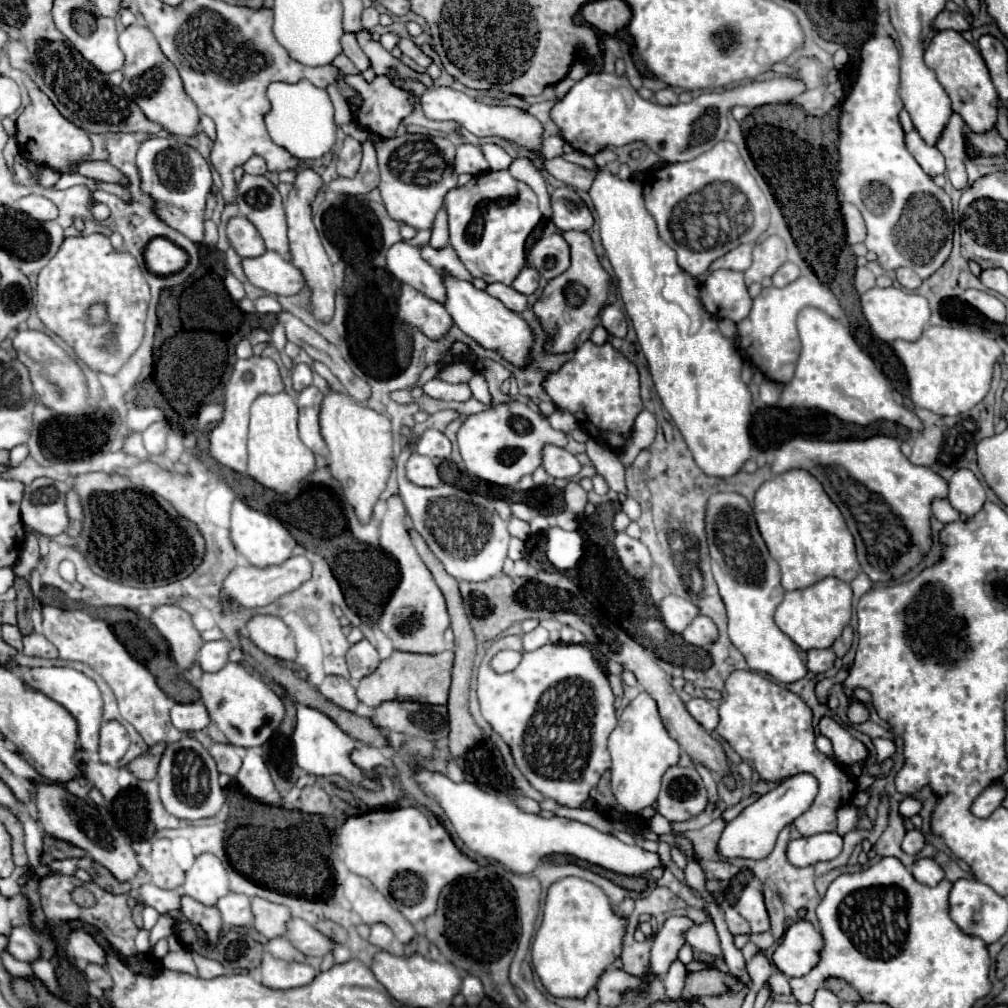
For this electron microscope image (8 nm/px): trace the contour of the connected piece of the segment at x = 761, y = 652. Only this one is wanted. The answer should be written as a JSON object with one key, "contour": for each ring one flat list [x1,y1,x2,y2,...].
{"contour":[[714,493,706,503,706,541,712,559,712,575,718,583,720,597,728,615,728,637,744,655,752,671,764,671,780,683,802,679,808,669,800,653,804,653,774,623,774,611,784,597,780,585,780,567,770,557,766,543,756,527,752,505,740,493]]}

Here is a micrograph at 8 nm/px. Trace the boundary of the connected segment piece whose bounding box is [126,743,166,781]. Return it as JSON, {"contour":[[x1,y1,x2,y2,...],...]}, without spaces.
{"contour":[[156,743,154,747,150,747,146,753,142,753,140,757,136,757,132,763,128,763,126,767,132,771,132,775,136,779,142,779,142,781,148,781,148,779,154,779,156,777,156,769,158,769,158,759,162,757,162,751,164,751,164,743]]}

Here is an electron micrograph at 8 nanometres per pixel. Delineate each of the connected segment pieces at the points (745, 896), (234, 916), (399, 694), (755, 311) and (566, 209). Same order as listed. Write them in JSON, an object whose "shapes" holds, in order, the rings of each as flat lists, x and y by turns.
{"shapes":[[[750,879,748,885,744,887,738,903,734,905,736,911,750,923,752,933,762,933,762,931,770,929,770,921,768,921,768,913,764,907,760,885,762,883,758,879]],[[230,893,218,901,218,911,222,913,222,919,226,925,238,925,238,927,250,927,254,921,252,909,250,909,250,897,240,893]],[[394,651,388,659,384,659,378,669,360,679,356,687,358,701,368,707,378,707,384,701,416,701,426,705,446,705,448,689,450,689,450,671,454,663,452,651,442,651,438,655,410,655,402,651]],[[798,277,794,283,776,289,768,287,762,289,762,293,754,299,752,311,746,319,738,323,738,349,750,363,762,371,768,379,776,383,788,383,790,375,794,375,794,359,798,359,798,331,796,331,796,315,802,307,818,307,826,311,828,315,834,315,836,319,842,317,842,307,834,293,822,285,818,279]],[[560,187,550,195,552,201,552,221,560,231,588,231,594,223,590,209,570,187]]]}

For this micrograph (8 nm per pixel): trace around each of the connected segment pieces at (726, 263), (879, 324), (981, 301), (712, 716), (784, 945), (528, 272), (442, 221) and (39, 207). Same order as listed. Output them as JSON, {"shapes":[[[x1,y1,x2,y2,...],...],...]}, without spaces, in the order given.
{"shapes":[[[738,245,736,249,728,251,722,259,716,259,710,265,710,271,716,269,730,269,730,271,746,271,752,263,752,245]],[[874,287,860,297,860,303,862,303,862,313,868,319,872,334,890,345,893,351,892,343,896,339,916,341,924,333,924,325,928,327,930,305,928,305,928,299,918,293,906,293,898,287,886,287,886,289]],[[968,289,968,291,964,291,962,299,966,303,970,303,972,307,976,307,980,313,984,313,990,321,1004,323,1004,319,1006,319,1006,307,1004,307,1004,303,998,297,986,293,986,291]],[[694,697,686,703,688,713,708,731,714,731,718,725,718,709,704,697]],[[808,921,792,923,780,943,774,949,772,963,786,977,802,977,818,963,818,951,822,949,822,935]],[[524,267,520,271,520,275,514,279,512,287,522,295,532,295,538,289,538,279,540,279,540,275,538,275,538,271,534,271,534,267]],[[440,209,436,219,434,219,434,227,432,227,432,237,430,237,430,247,434,249,442,249,448,245,448,227,446,227,446,211]],[[40,195,22,197,18,201,18,207,20,207,20,211,28,213,36,221,50,221,50,219,56,219,58,217,58,207,50,199,40,197]]]}

